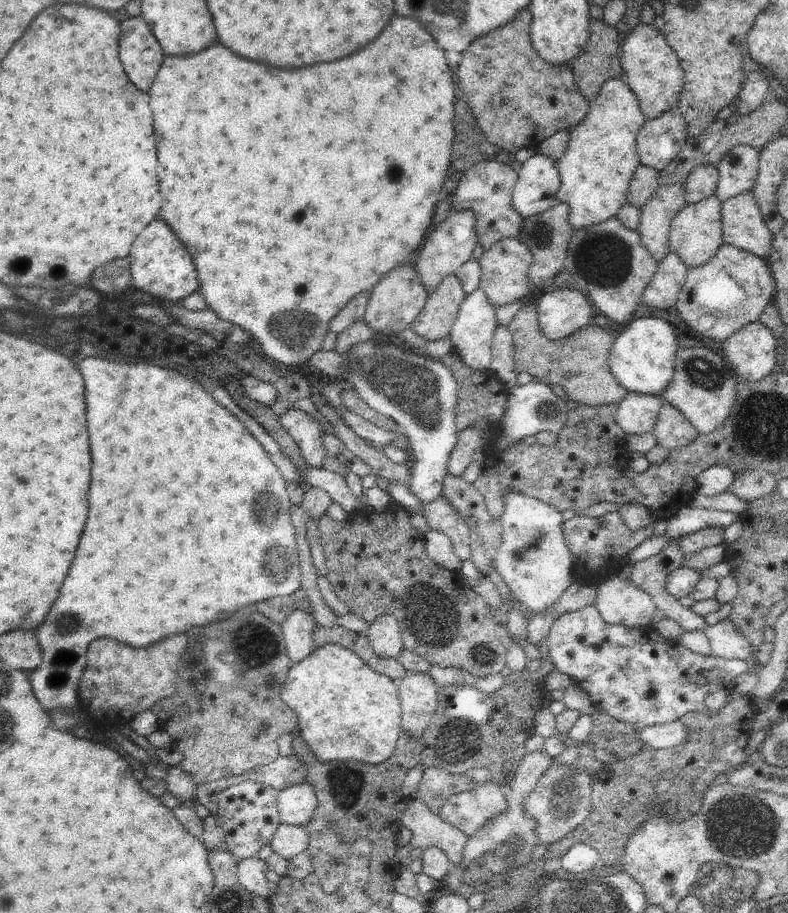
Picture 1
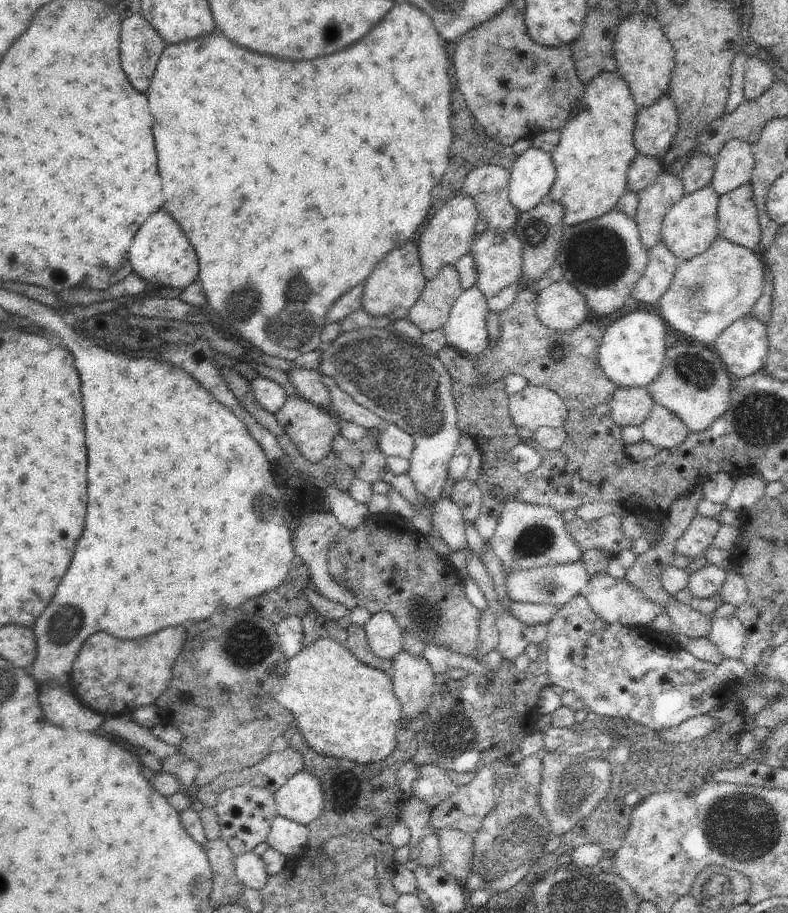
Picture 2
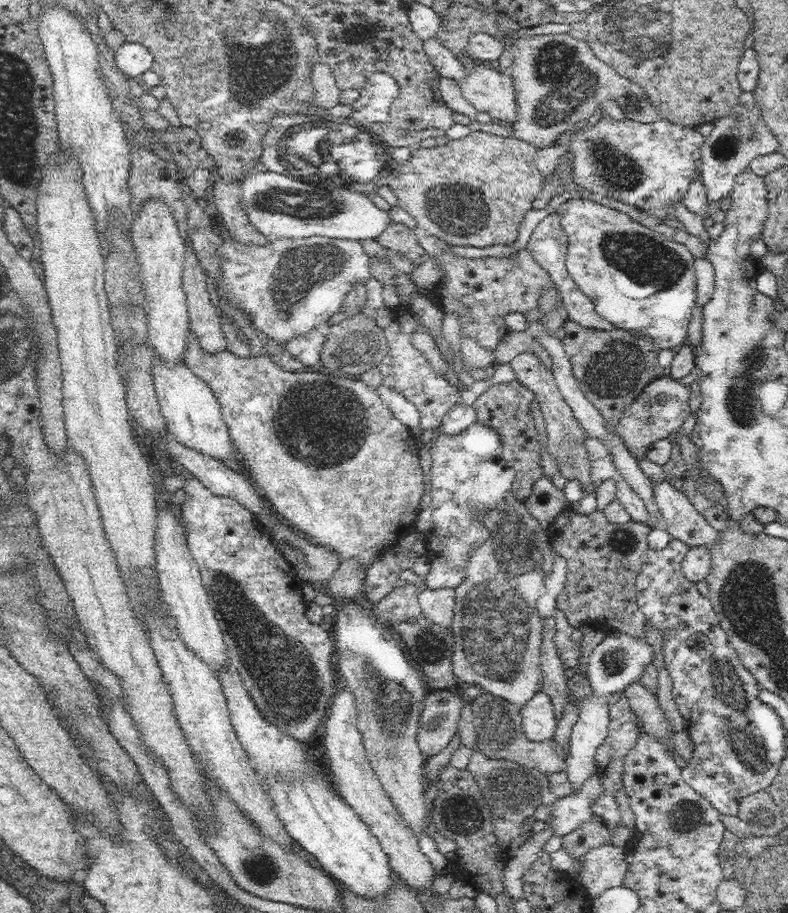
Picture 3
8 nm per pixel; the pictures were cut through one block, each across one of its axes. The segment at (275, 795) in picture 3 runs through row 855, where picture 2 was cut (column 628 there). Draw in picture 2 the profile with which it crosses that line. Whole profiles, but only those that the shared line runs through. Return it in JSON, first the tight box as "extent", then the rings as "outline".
{"extent":[598,310,667,387],"outline":[[[636,310],[617,318],[606,328],[600,348],[598,362],[609,379],[618,387],[647,387],[652,384],[664,368],[666,358],[665,336],[667,325],[660,314]]]}

